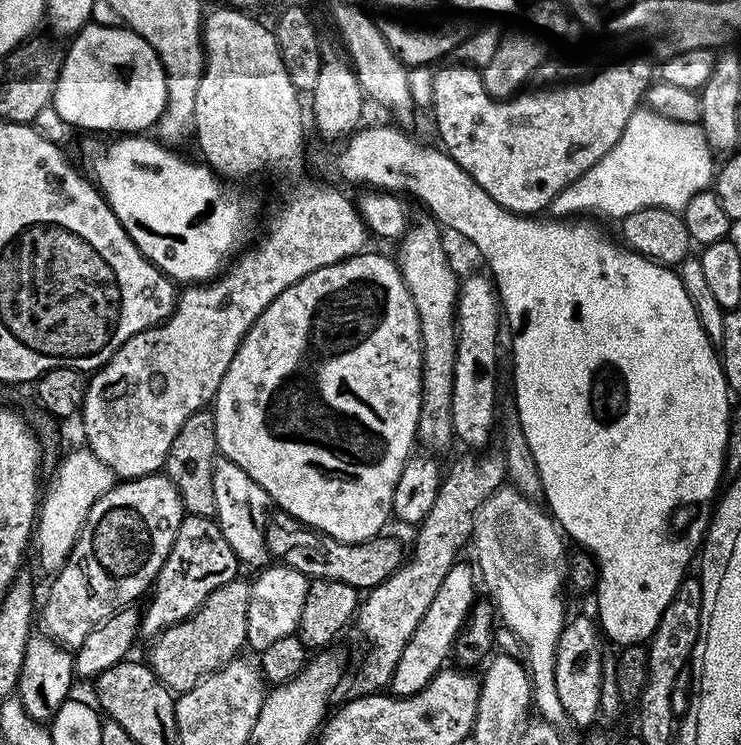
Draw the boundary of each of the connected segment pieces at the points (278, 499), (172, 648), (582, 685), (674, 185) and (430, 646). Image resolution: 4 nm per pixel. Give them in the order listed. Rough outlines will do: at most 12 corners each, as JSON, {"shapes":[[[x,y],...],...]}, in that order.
{"shapes":[[[365,250],[282,290],[219,455],[342,542],[417,443],[418,310]],[[251,583],[218,586],[154,637],[146,663],[179,694],[245,651]],[[576,616],[556,646],[558,697],[576,726],[600,716],[602,633]],[[637,108],[551,215],[683,210],[714,180],[700,124]],[[471,563],[453,564],[410,634],[391,695],[418,694],[449,663],[477,603]]]}

